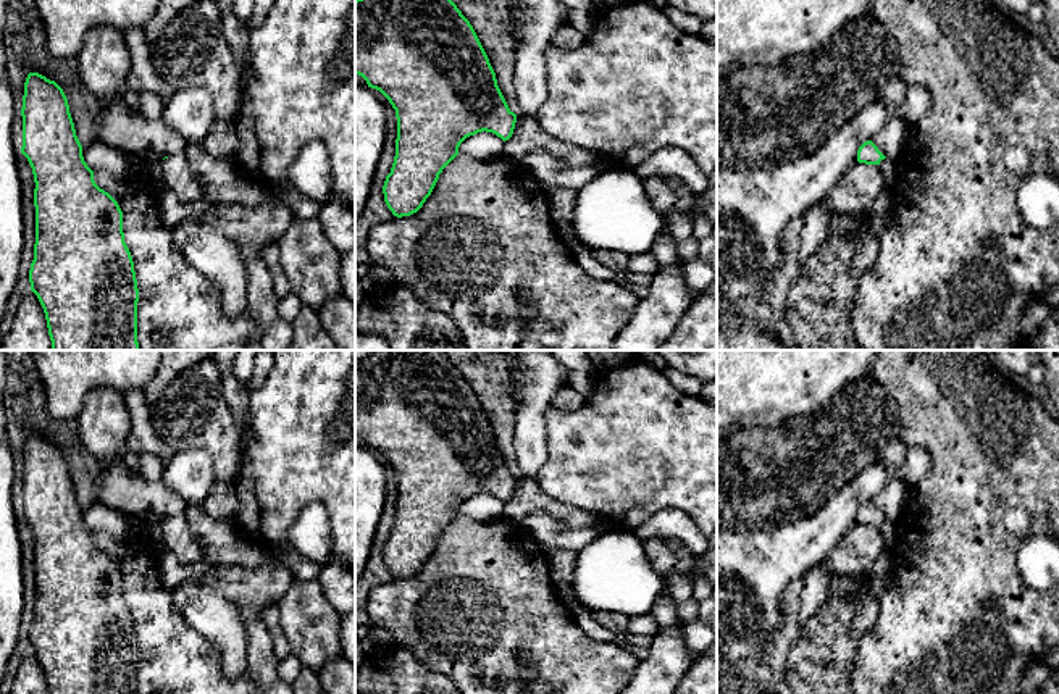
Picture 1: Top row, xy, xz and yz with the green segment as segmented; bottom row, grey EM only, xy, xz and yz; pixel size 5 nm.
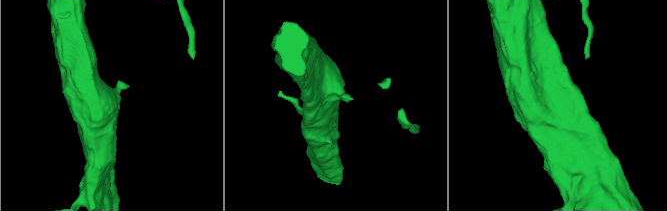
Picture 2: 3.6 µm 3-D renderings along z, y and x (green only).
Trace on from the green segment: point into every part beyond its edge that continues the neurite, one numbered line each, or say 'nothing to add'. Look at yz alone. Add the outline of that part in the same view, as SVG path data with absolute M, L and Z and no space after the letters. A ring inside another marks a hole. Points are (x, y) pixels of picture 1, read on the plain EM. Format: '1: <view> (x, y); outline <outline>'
1: yz (888, 528); outline M885 520L885 521L880 523L878 528L883 531L885 541L886 541L886 550L889 550L891 546L894 544L894 534L896 534L898 525Z

